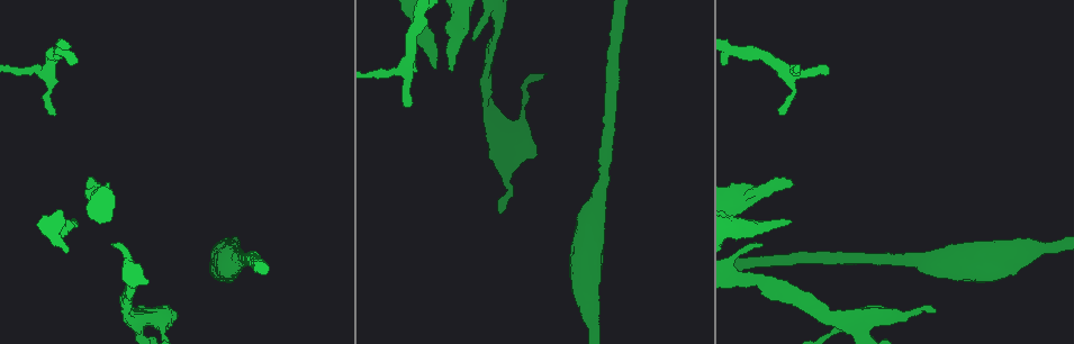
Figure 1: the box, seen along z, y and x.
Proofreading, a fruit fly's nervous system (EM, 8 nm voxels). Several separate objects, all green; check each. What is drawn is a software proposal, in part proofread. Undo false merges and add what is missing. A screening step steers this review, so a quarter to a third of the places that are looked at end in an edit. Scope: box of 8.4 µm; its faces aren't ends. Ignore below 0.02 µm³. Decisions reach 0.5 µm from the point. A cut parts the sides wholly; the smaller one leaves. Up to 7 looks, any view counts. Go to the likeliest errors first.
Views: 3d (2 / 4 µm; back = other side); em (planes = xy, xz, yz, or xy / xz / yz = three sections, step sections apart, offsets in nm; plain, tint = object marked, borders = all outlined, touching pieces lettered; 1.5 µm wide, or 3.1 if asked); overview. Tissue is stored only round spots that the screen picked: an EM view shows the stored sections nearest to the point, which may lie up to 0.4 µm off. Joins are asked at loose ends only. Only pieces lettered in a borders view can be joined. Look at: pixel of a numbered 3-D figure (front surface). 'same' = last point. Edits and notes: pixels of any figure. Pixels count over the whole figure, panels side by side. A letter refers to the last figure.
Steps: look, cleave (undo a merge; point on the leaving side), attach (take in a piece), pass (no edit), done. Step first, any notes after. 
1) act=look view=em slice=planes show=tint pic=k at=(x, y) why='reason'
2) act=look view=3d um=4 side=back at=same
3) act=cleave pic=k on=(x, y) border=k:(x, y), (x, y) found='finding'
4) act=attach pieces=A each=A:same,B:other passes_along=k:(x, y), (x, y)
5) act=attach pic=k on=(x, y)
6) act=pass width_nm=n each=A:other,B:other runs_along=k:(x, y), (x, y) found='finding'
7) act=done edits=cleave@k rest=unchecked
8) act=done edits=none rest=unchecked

act=look view=3d um=2 pic=1 at=(90, 182) why='branch stops here'

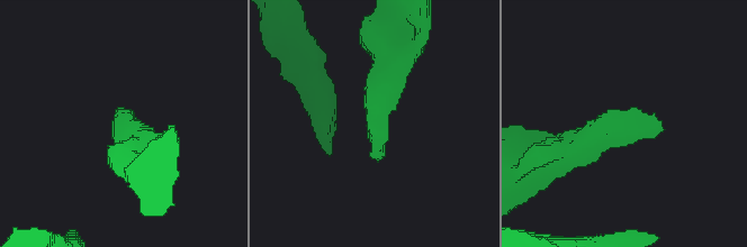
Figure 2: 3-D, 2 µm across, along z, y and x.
act=look view=em slice=xz step=4 show=borders pic=2 at=(383, 158)

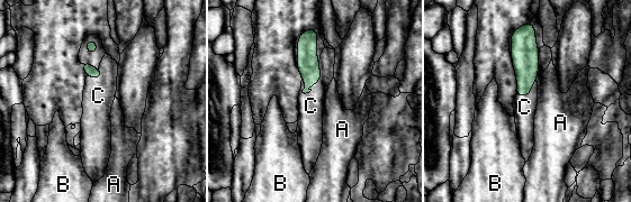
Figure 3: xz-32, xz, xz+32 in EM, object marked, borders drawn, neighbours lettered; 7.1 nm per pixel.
act=attach pieces=C each=A:other,B:other,C:same passes_along=3:(308, 64), (318, 81), (311, 106) found='it goes on there'

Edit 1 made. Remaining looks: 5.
act=look view=3d um=4 pic=1 at=(782, 114)

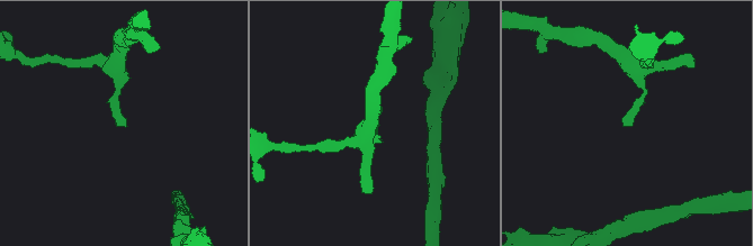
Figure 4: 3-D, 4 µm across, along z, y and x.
act=look view=em slice=planes show=borders pic=4 at=(125, 124) why='shape alone is not enough'

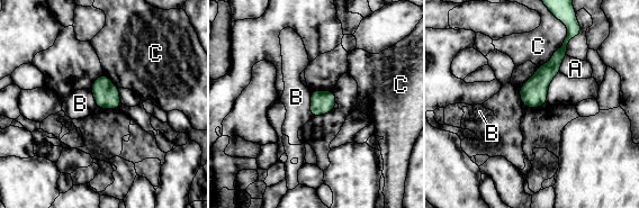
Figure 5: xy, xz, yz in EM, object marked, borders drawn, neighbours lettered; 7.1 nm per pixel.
act=pass longest_contact=C:340nm each=A:other,B:other,C:other border=5:(567, 33), (552, 56), (538, 68) found='none of them fits'

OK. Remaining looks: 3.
act=look view=3d um=4 pic=1 at=(137, 278) why='thick turns thin'

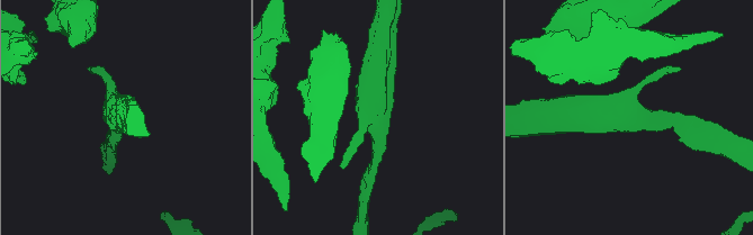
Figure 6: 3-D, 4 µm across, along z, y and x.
act=look view=em um=3.1 slice=xy step=16 show=tint pic=6 at=(380, 136) why='shape alone is not enough'

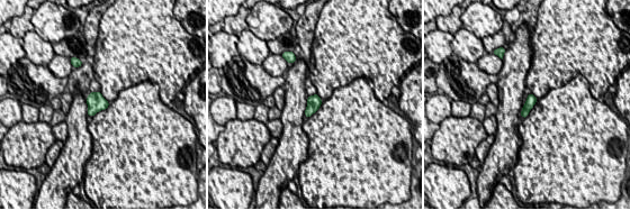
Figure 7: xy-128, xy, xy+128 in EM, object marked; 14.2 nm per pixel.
act=look view=em um=3.1 slice=planes show=borders at=same

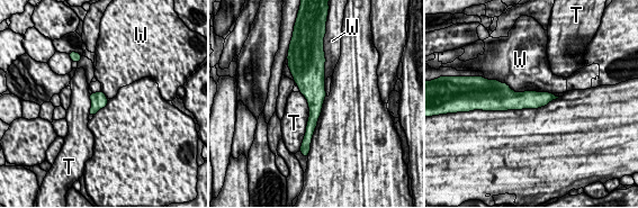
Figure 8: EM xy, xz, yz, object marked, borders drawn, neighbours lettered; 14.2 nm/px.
act=pass longest_contact=W:800nm each=T:other,W:other border=8:(499, 81), (519, 92), (551, 93) found='one neuron here'

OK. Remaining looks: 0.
act=done edits=attach@3 rest=unchecked

